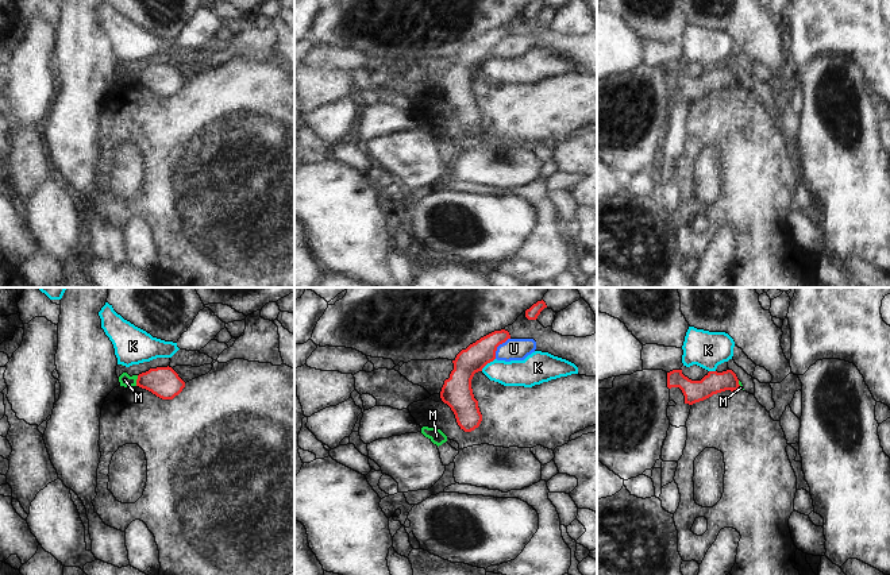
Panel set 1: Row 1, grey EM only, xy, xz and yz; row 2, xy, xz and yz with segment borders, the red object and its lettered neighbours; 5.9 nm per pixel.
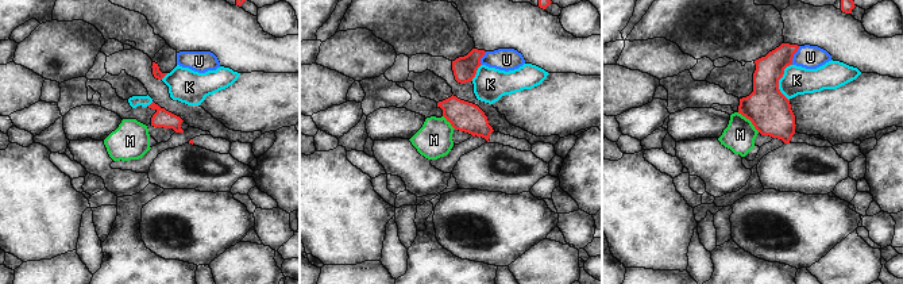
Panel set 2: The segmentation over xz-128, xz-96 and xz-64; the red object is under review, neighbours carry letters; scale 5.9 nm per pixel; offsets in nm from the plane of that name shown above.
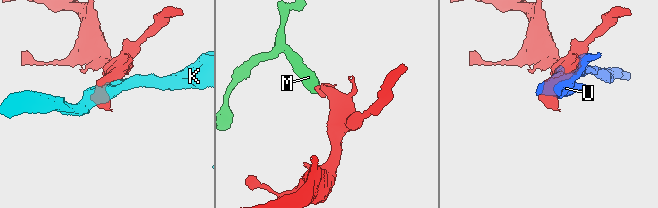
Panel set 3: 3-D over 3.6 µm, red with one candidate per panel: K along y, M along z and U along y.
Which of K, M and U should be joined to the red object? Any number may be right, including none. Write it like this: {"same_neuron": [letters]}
{"same_neuron": []}

